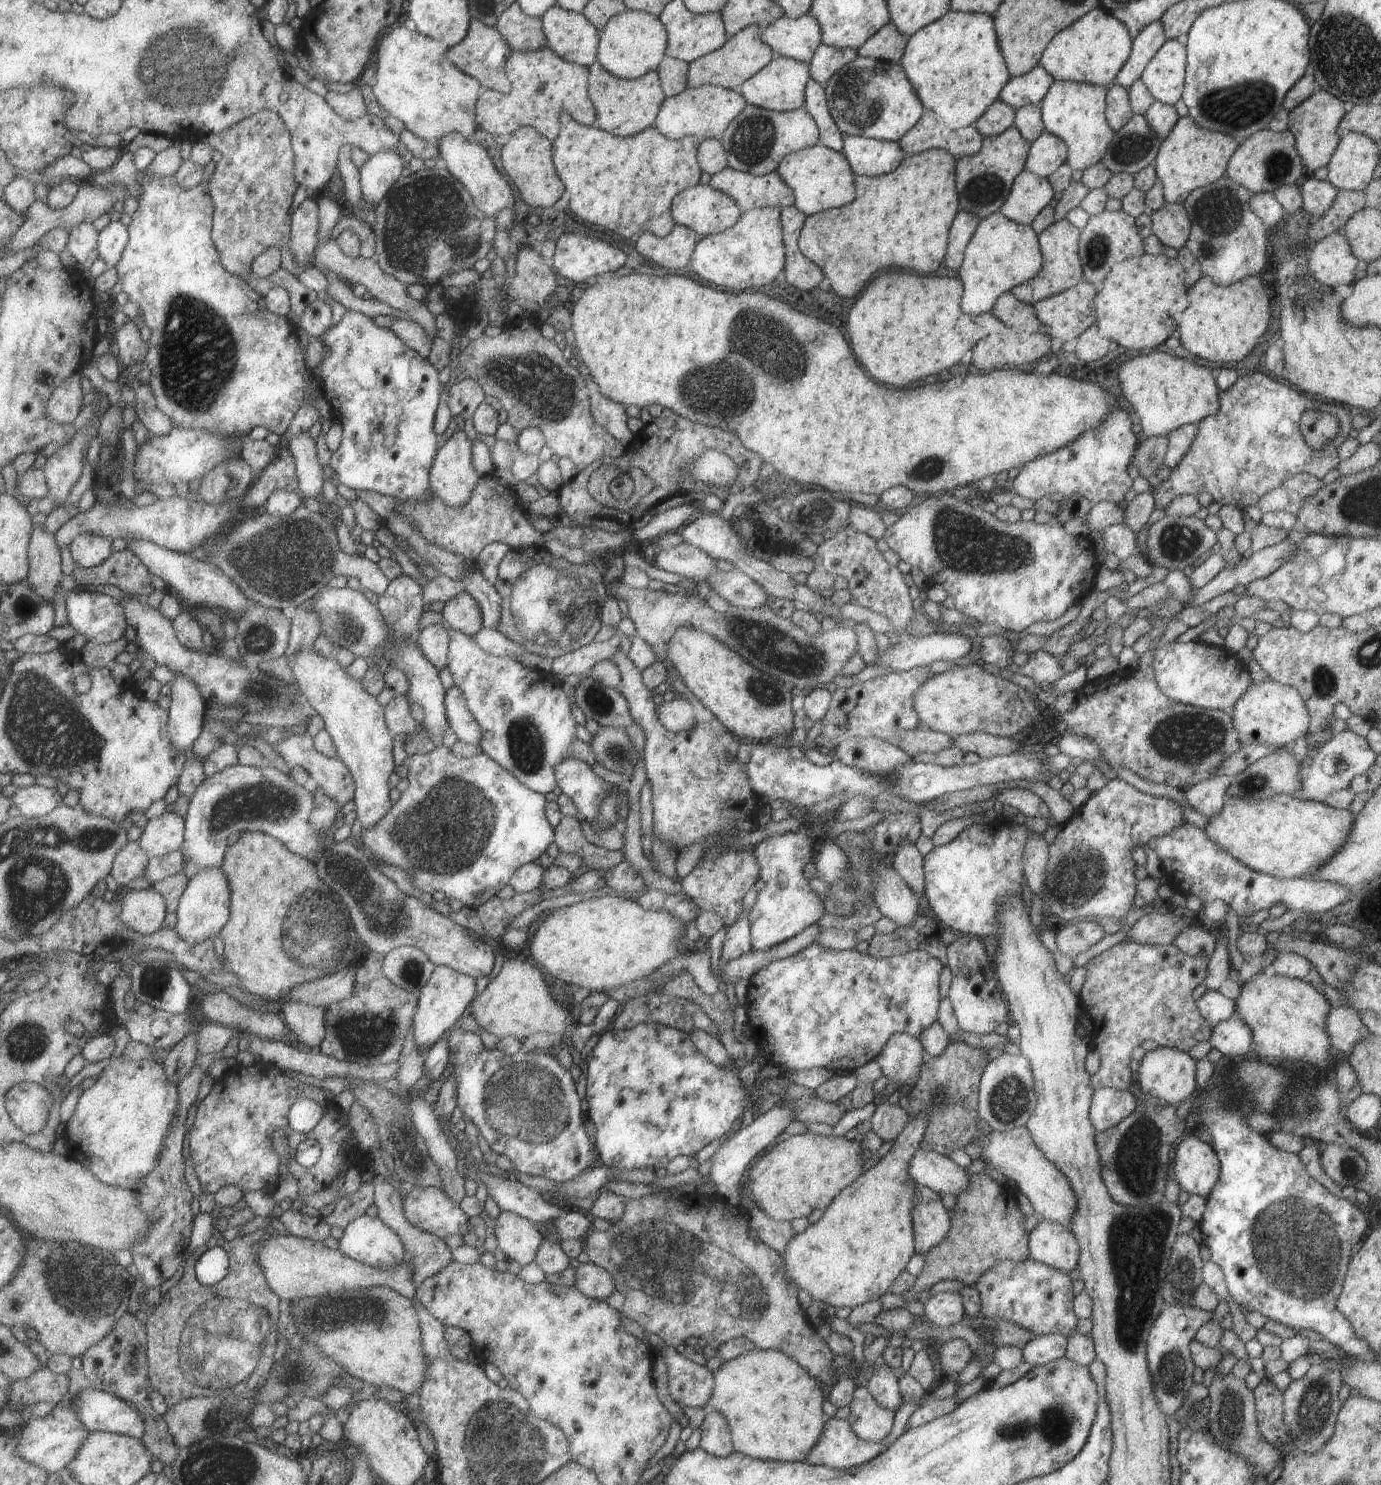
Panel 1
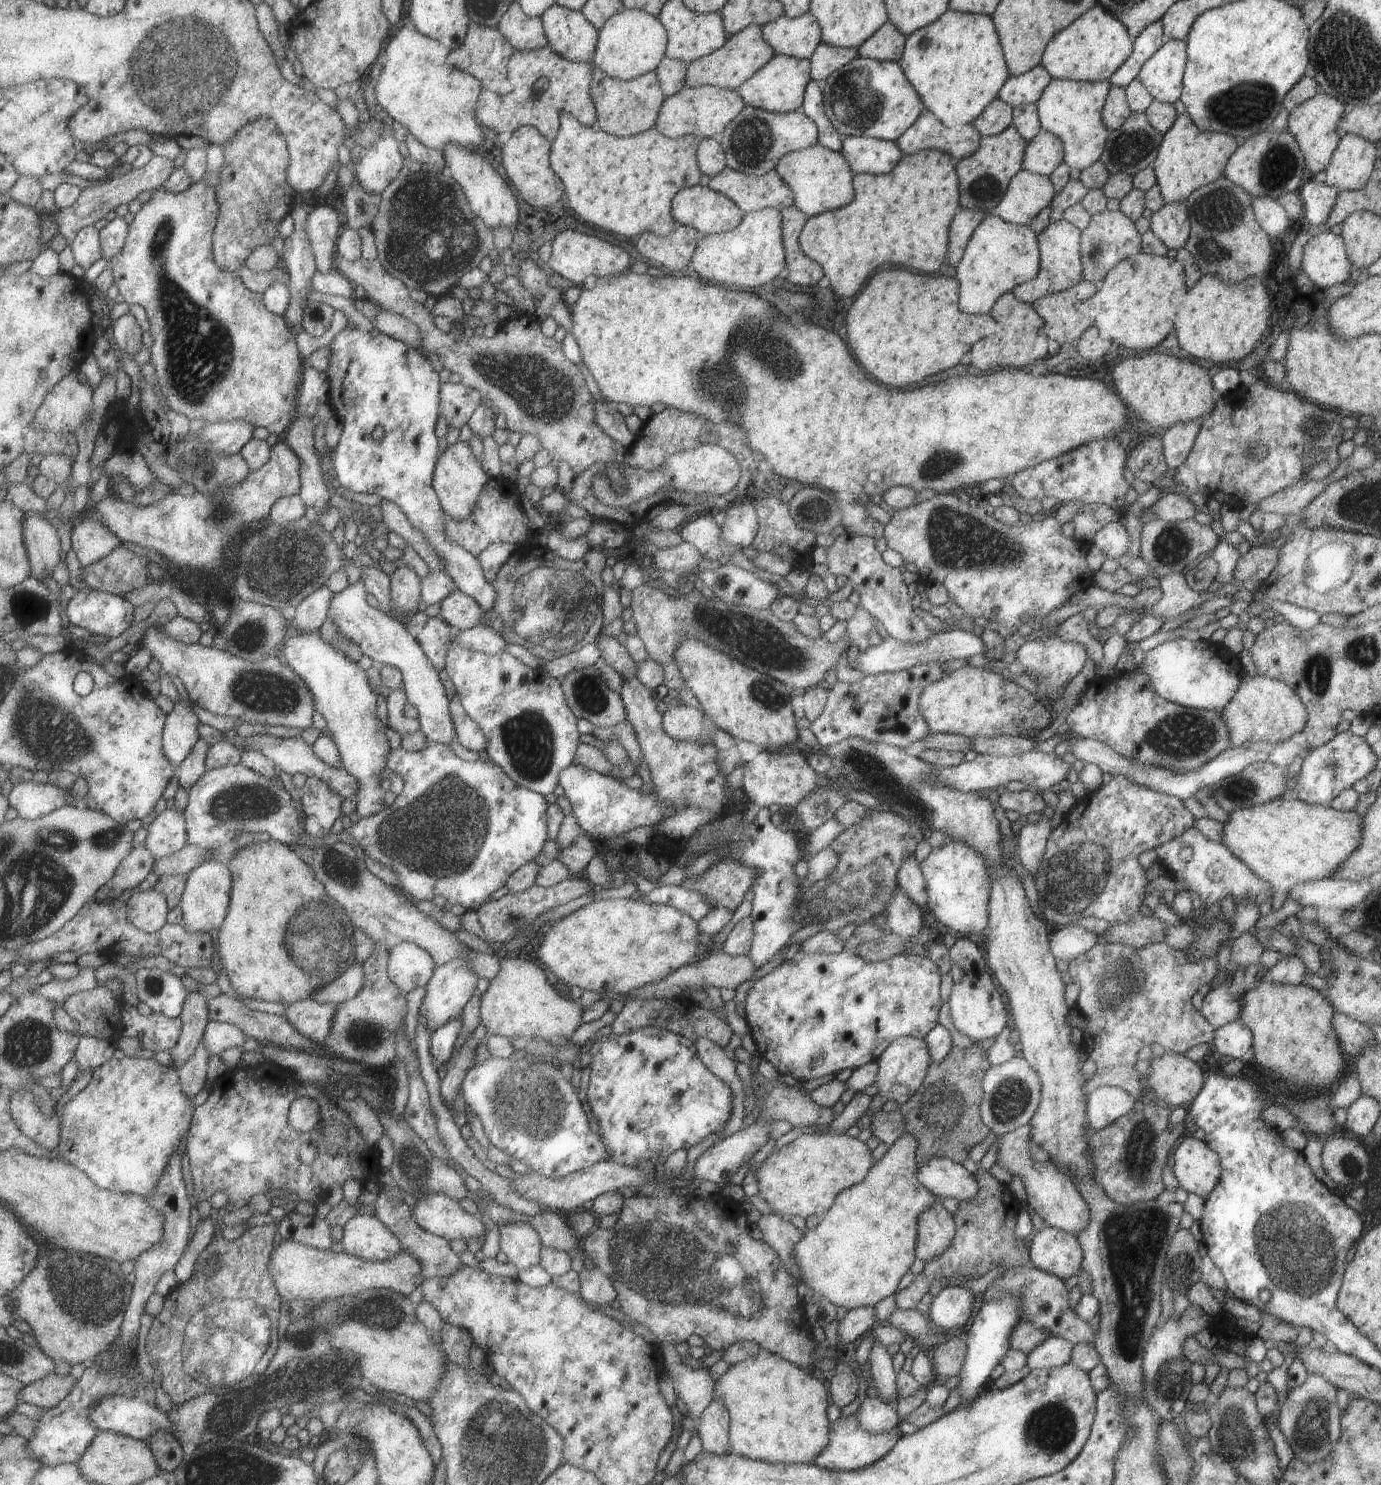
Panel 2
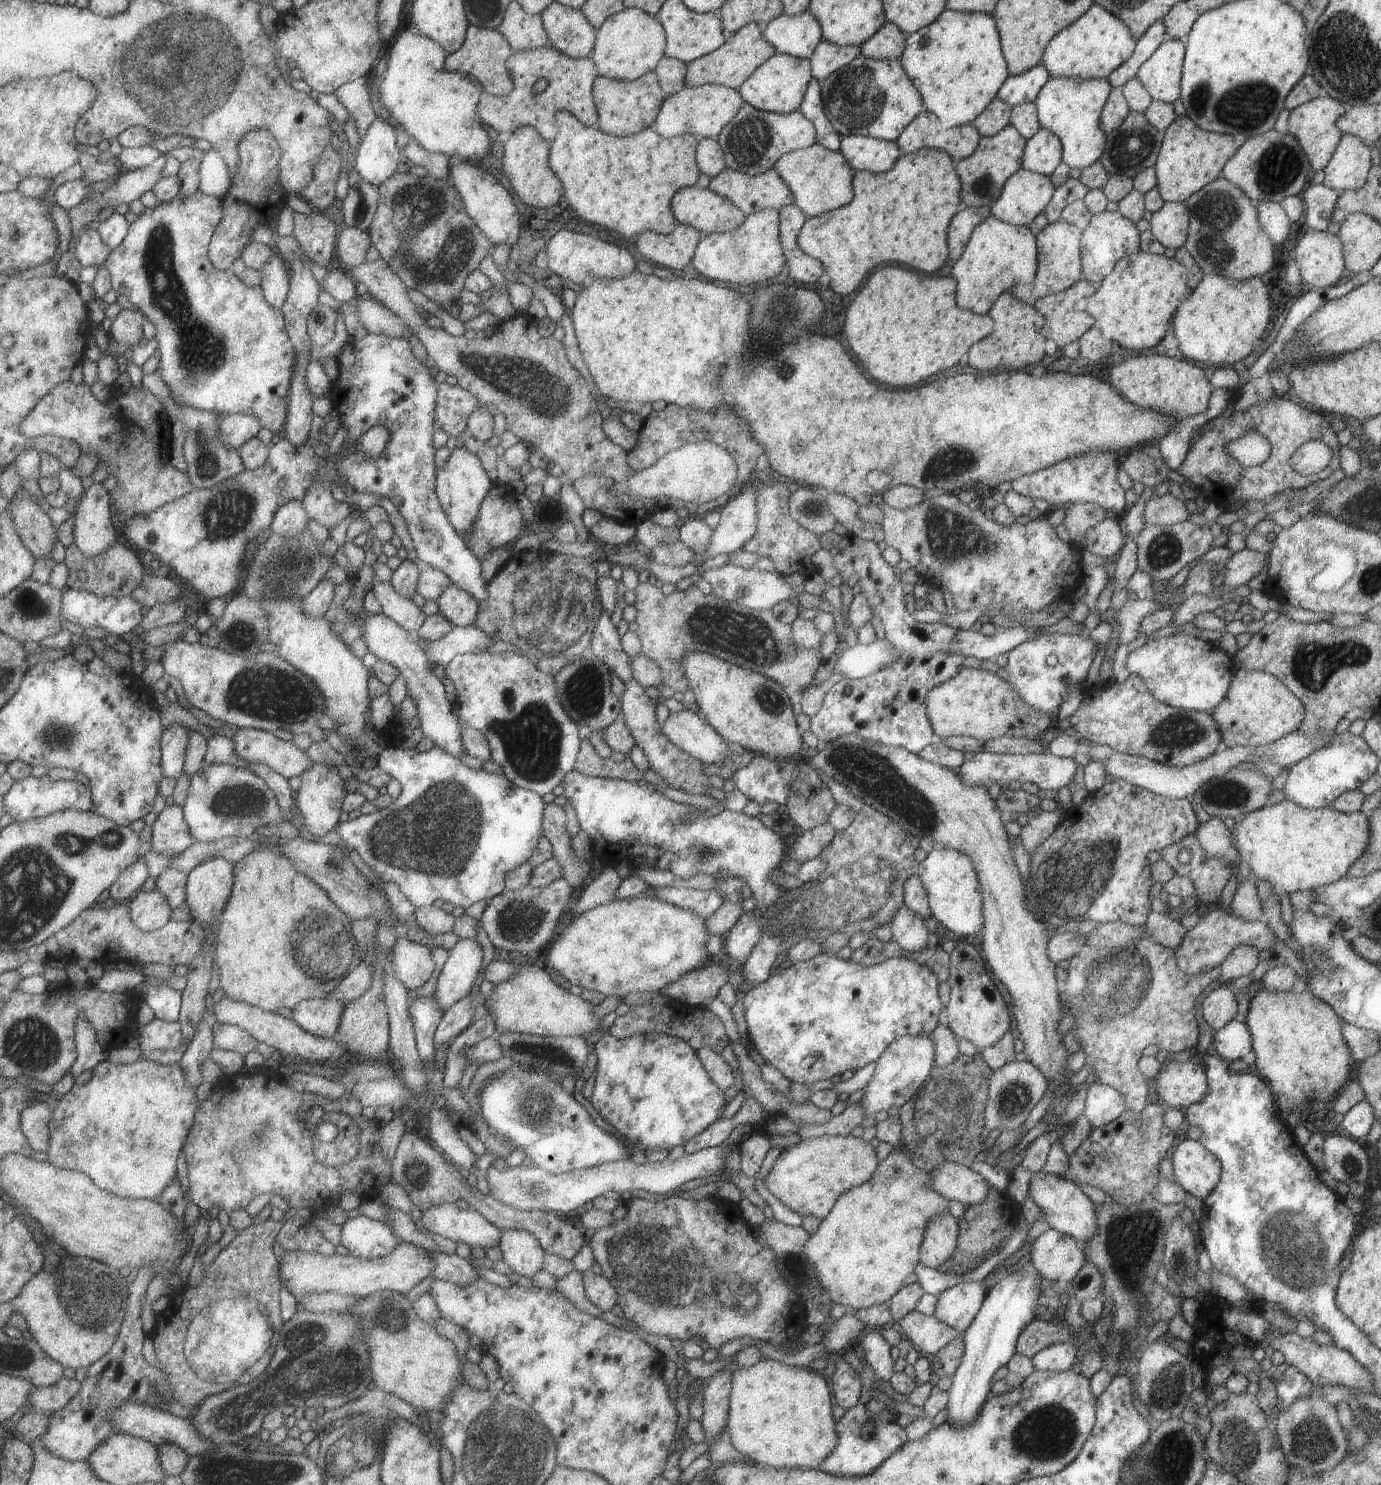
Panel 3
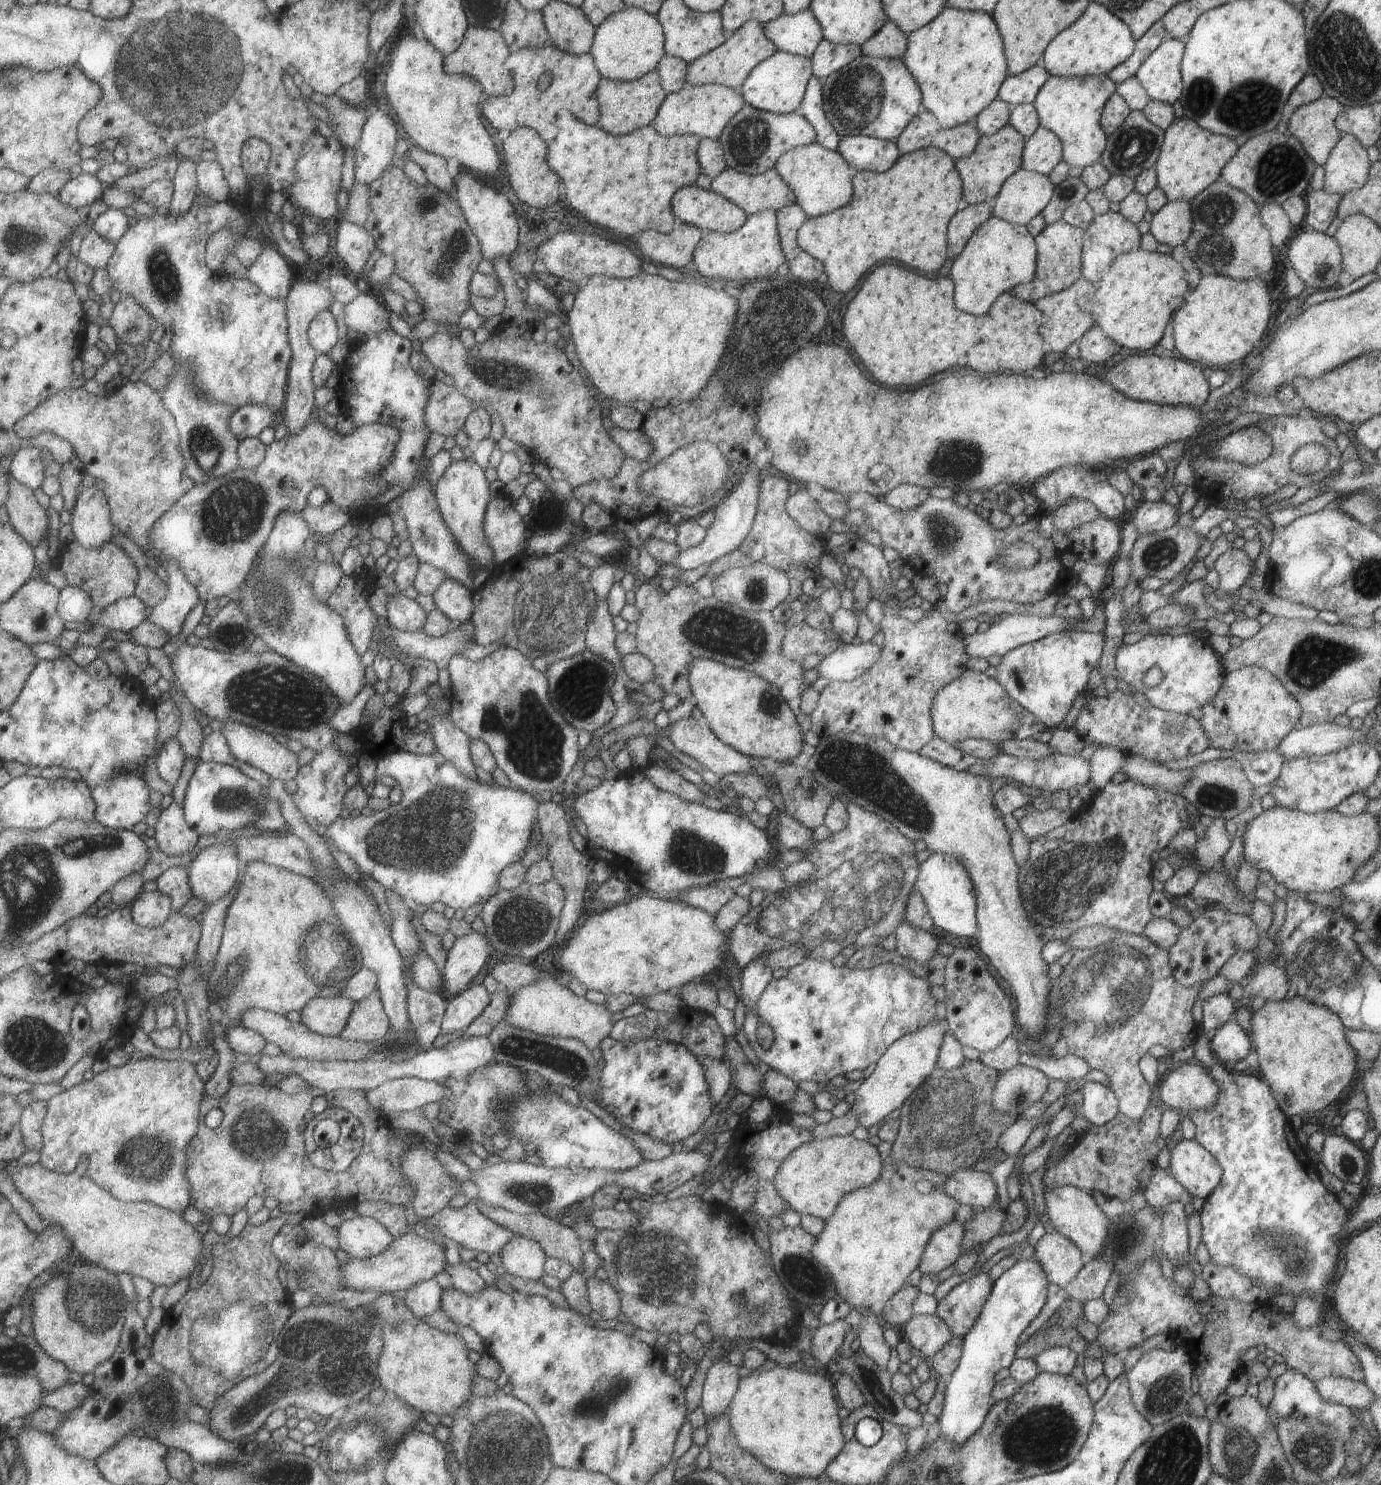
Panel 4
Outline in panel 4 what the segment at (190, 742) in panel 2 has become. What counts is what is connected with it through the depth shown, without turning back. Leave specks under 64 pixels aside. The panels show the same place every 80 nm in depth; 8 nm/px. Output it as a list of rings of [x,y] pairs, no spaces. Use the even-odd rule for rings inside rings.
[[[178,734],[168,738],[158,756],[160,775],[174,788],[181,778],[188,756]]]

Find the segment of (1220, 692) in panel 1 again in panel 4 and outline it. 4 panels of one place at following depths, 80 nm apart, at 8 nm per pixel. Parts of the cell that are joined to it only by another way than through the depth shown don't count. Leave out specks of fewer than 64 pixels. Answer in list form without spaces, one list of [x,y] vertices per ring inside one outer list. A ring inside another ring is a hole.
[[[1197,634],[1172,635],[1148,635],[1141,638],[1136,643],[1130,645],[1121,644],[1115,651],[1114,676],[1121,678],[1129,684],[1131,688],[1138,690],[1154,707],[1173,711],[1176,713],[1194,714],[1198,718],[1202,715],[1201,707],[1211,702],[1227,674],[1220,656],[1213,650],[1213,647],[1205,639],[1200,639]],[[1151,666],[1156,666],[1163,673],[1163,678],[1158,685],[1147,687],[1141,681],[1143,674]]]

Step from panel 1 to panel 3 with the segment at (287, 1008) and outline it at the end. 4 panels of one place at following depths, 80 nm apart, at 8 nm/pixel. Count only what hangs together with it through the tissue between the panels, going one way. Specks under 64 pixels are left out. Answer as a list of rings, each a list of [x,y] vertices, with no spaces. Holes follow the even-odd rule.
[[[303,999],[291,1009],[291,1020],[305,1032],[331,1039],[345,1003],[323,999]]]

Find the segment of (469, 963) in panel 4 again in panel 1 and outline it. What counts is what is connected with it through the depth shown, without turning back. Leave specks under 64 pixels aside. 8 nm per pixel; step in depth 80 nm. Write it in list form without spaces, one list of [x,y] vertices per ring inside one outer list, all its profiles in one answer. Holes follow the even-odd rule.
[[[434,965],[428,981],[420,988],[412,1018],[413,1042],[422,1058],[432,1044],[441,1039],[453,1025],[458,1024],[461,1013],[473,1000],[475,993],[475,979],[472,976],[455,972],[445,965]]]

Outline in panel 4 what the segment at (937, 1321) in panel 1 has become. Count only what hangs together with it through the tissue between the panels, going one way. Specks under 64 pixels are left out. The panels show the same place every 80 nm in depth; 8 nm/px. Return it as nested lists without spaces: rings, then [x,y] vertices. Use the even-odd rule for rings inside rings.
[[[986,1270],[956,1284],[936,1302],[936,1315],[952,1330],[955,1337],[962,1337],[973,1326],[985,1299],[992,1289]]]

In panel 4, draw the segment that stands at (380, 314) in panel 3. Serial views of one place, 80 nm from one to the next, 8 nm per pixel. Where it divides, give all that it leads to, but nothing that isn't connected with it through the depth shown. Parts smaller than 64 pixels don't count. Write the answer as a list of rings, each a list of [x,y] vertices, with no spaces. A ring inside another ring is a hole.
[[[365,292],[358,294],[351,302],[344,305],[344,324],[365,338],[389,329],[389,312],[377,297]]]

